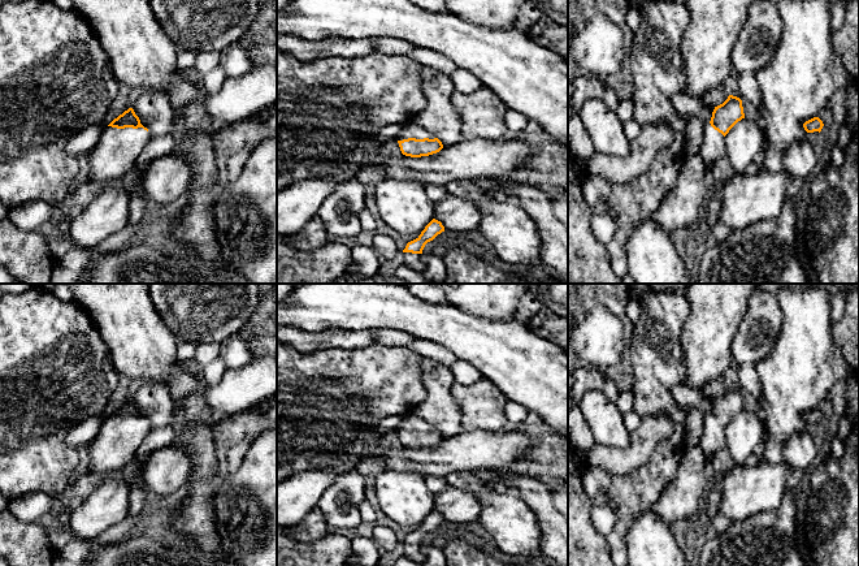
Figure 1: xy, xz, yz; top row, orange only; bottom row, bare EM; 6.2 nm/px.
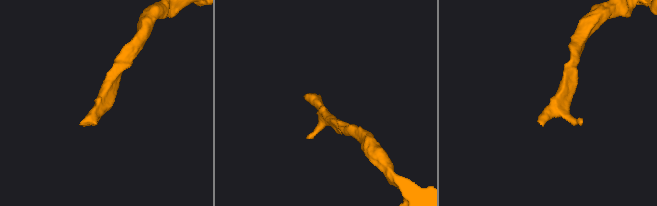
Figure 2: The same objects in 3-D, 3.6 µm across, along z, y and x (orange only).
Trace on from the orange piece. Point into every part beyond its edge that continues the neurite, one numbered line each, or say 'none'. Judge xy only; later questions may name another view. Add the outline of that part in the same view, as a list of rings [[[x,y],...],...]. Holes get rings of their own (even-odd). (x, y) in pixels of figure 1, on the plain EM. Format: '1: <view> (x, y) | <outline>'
1: xy (116, 444) | [[[107,418],[90,445],[88,472],[104,479],[121,474],[122,468],[135,457],[151,428],[151,424],[143,419]]]

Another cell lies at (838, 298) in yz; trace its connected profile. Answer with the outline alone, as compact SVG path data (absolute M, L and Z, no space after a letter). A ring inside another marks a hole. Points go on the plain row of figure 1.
M834 290L830 294L830 320L832 323L838 321L845 314L847 299L846 290Z

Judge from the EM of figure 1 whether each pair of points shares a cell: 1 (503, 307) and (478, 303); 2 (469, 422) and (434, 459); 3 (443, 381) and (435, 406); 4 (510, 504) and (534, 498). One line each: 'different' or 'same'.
1: same
2: different
3: same
4: different

